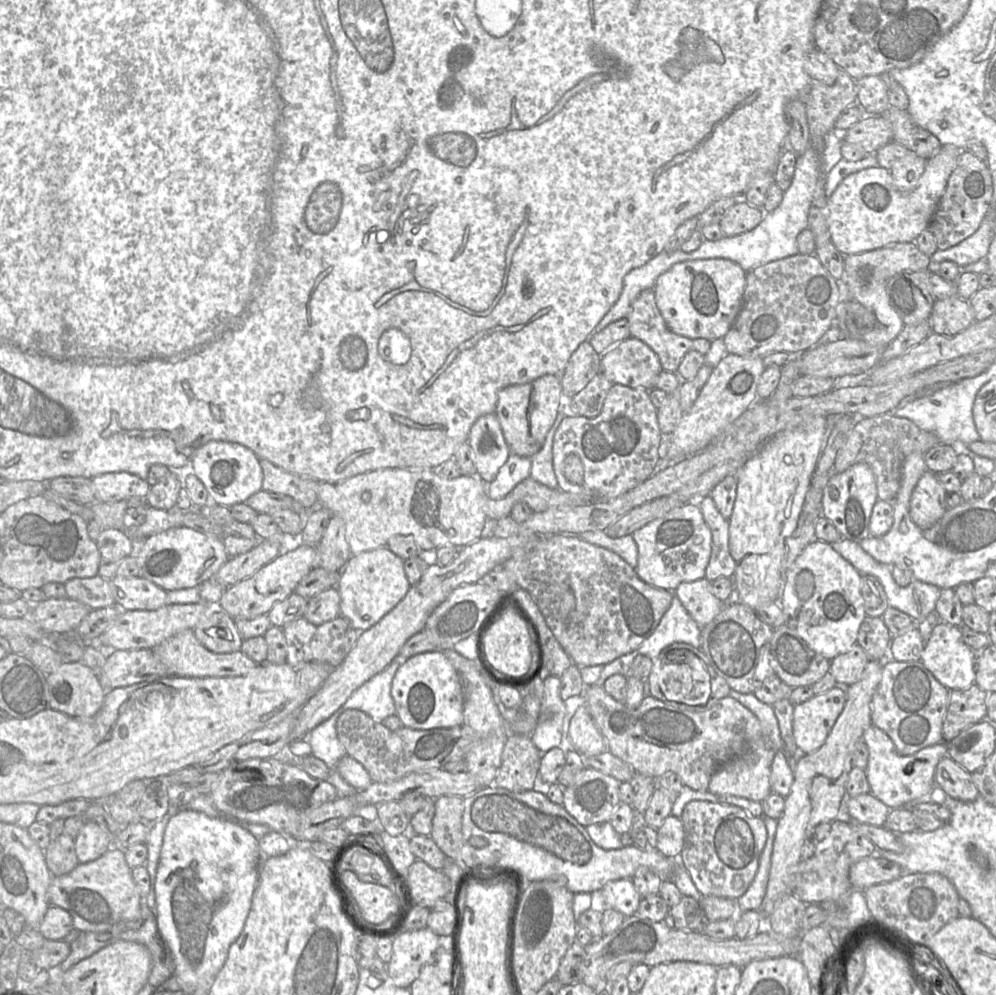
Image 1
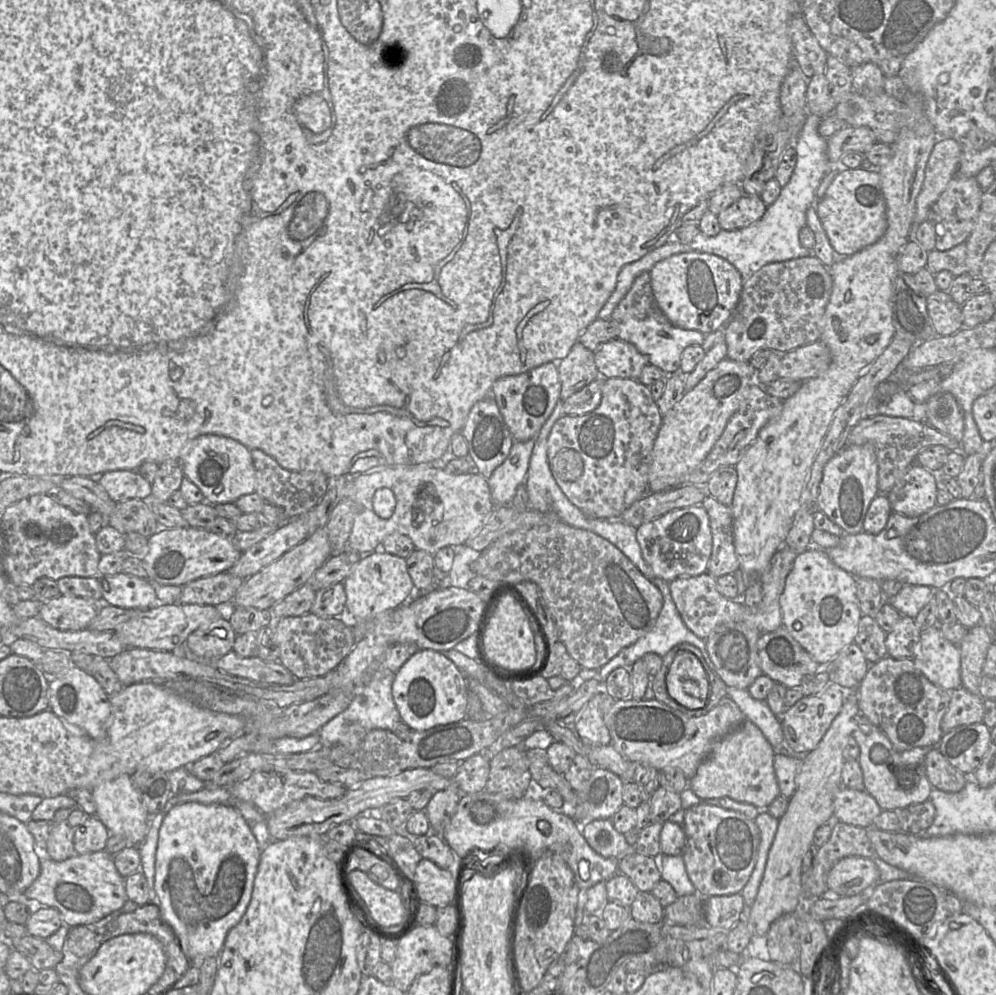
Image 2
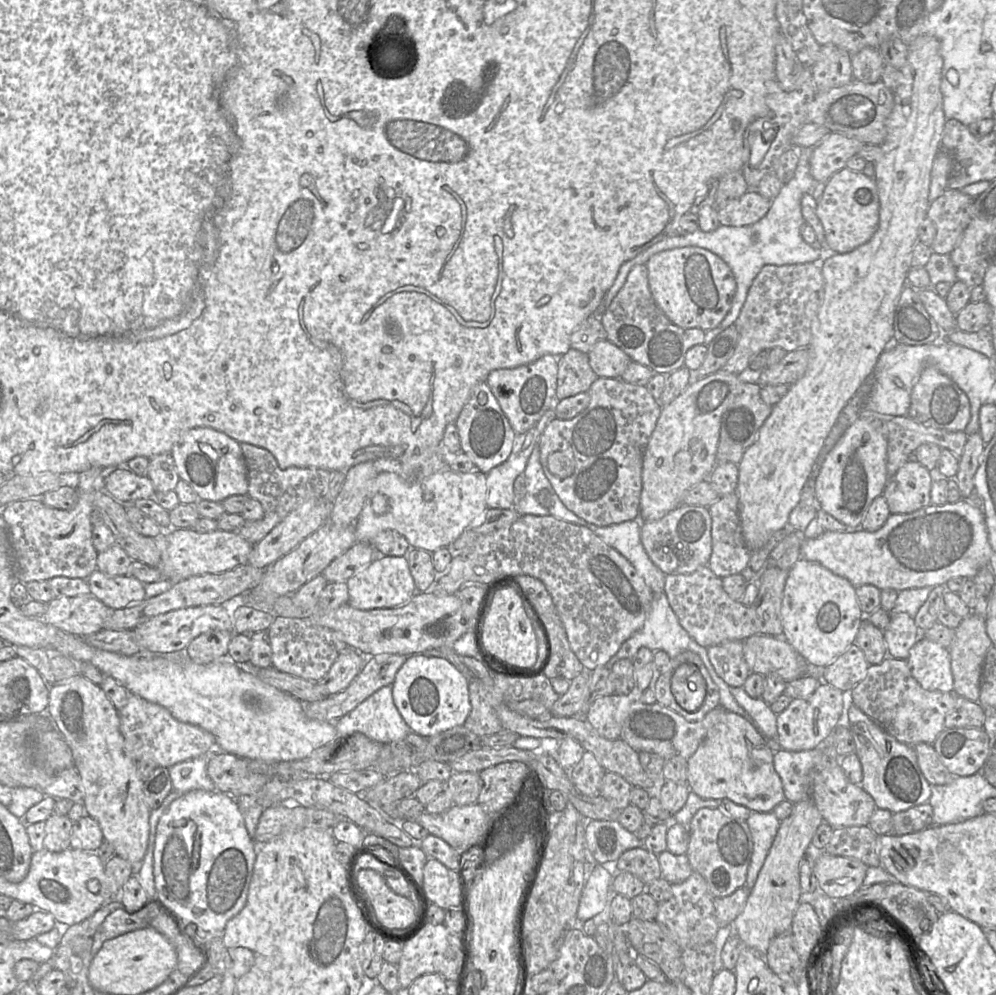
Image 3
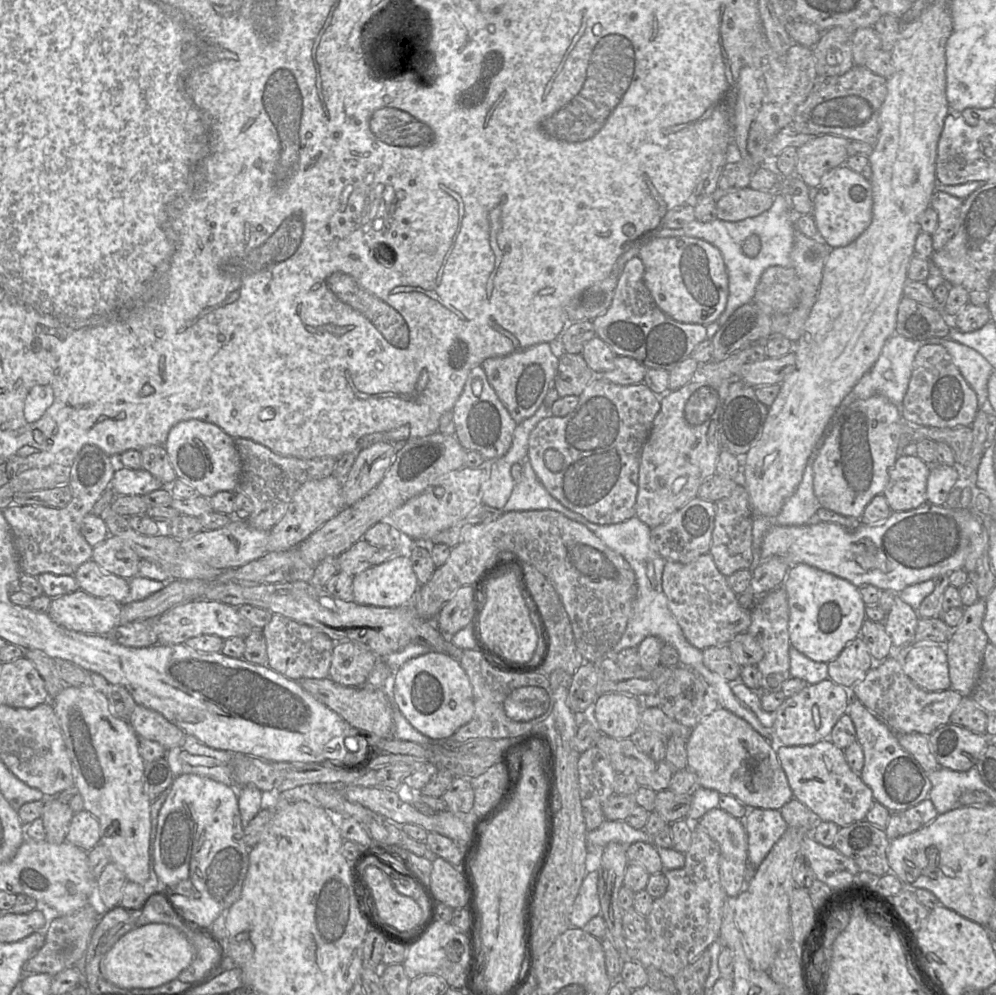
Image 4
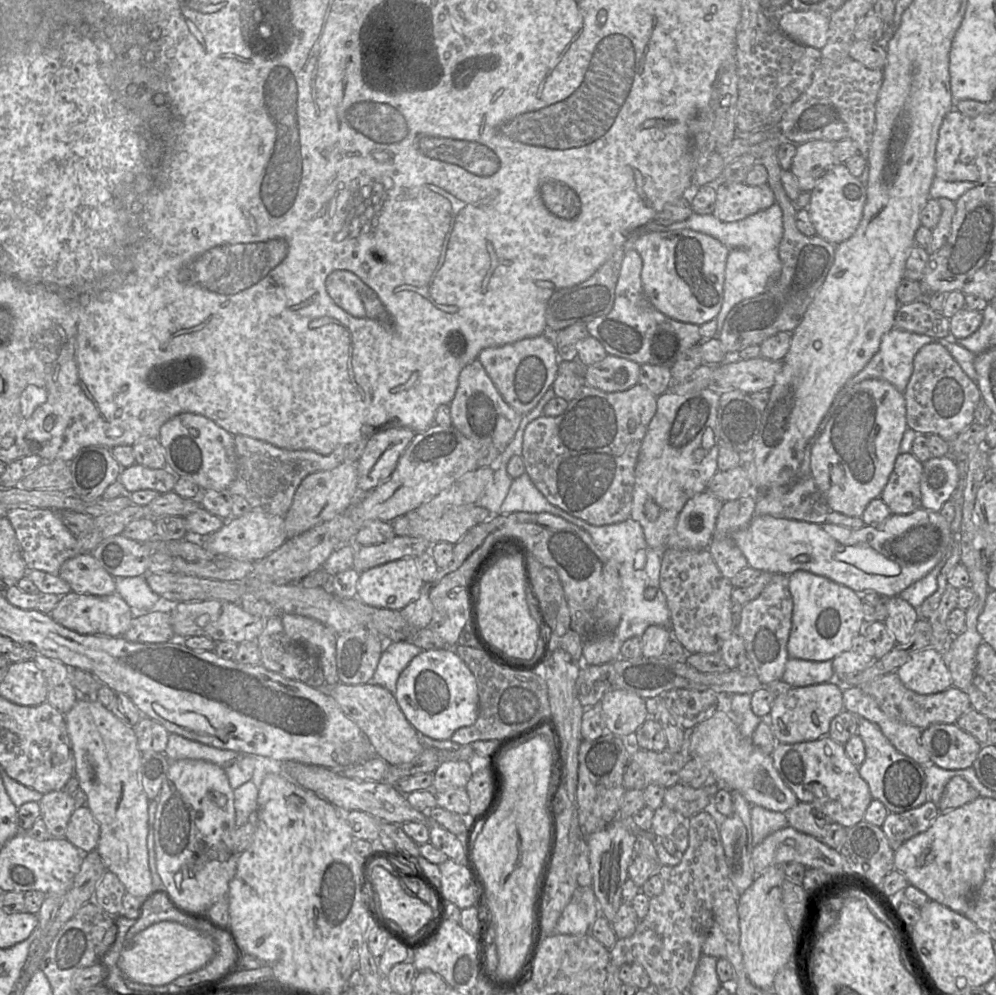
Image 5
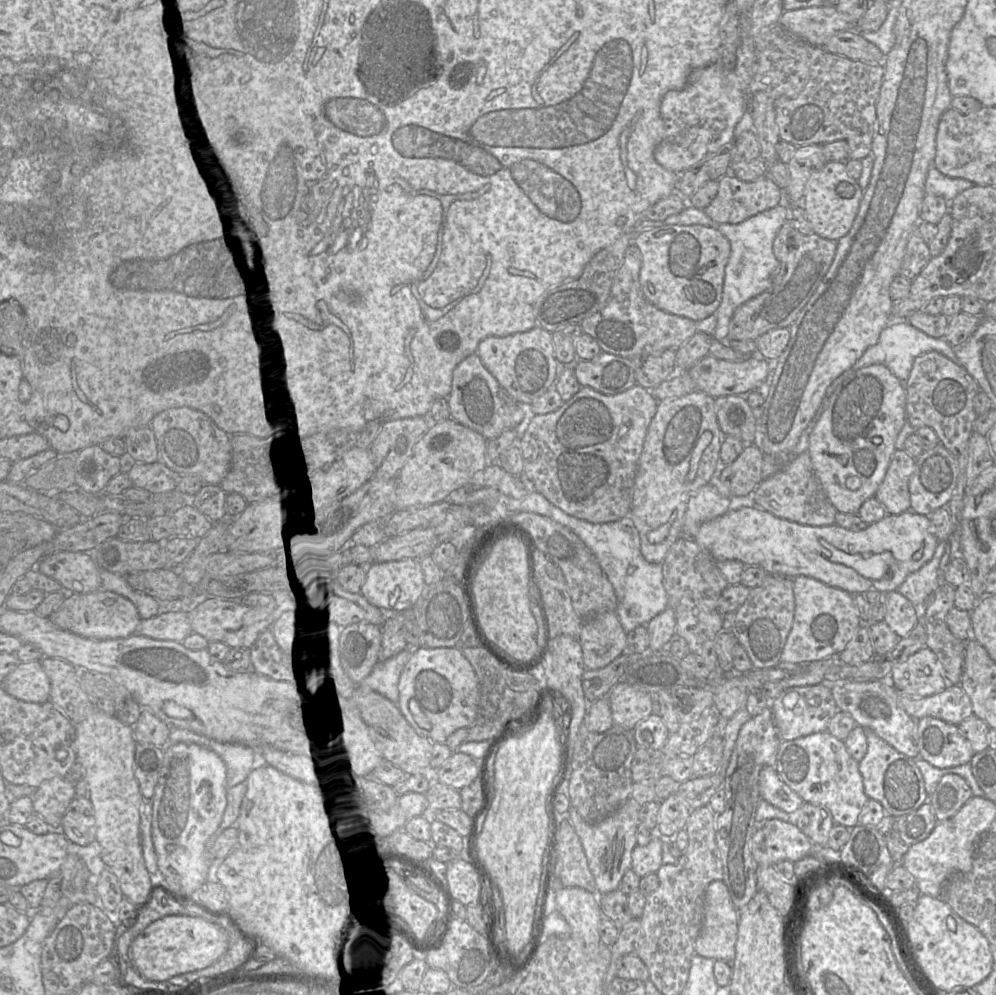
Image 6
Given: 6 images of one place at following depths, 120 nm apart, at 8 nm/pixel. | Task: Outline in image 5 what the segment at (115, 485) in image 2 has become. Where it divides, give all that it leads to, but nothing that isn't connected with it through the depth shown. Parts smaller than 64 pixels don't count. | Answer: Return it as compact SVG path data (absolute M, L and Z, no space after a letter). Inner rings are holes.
M134 463L121 470L118 480L124 486L126 494L146 489L165 494L173 491L177 478L167 467L152 469Z

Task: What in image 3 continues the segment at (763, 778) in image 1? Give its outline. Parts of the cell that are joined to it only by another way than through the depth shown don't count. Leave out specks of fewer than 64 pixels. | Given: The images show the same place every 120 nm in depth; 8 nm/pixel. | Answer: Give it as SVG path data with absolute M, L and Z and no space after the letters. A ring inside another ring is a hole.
M726 711L687 760L687 785L703 799L729 799L752 812L771 812L786 799L773 758L774 751L756 727L740 714Z

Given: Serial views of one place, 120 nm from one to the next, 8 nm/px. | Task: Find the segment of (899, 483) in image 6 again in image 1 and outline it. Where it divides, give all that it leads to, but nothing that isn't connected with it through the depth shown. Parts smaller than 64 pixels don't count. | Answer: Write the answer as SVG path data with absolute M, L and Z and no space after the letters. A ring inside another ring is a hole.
M926 470L911 495L909 513L912 521L921 529L928 529L936 524L948 509L945 496L946 490L938 481L937 474Z

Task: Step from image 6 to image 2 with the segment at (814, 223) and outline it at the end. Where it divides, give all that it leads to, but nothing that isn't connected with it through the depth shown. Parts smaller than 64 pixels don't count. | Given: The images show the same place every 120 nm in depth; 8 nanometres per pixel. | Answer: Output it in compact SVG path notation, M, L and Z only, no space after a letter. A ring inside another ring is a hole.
M841 168L827 188L822 199L815 203L815 210L829 242L839 255L851 256L876 243L887 230L886 203L878 171L864 168Z

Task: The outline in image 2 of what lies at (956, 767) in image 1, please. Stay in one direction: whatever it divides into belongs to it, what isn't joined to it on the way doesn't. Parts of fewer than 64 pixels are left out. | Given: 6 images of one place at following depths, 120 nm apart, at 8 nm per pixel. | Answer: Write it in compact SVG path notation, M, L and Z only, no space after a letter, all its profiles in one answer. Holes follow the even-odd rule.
M937 747L929 748L925 756L925 766L932 788L945 792L959 792L970 777L951 765Z

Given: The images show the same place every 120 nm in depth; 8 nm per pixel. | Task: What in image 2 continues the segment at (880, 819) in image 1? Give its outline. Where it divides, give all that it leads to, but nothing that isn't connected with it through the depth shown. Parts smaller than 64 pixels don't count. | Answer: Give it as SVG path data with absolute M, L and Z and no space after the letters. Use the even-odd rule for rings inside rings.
M842 786L833 800L834 820L846 824L872 827L882 809L866 790Z

